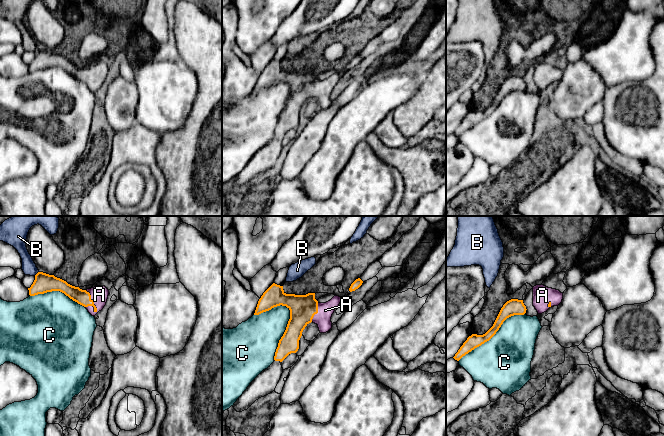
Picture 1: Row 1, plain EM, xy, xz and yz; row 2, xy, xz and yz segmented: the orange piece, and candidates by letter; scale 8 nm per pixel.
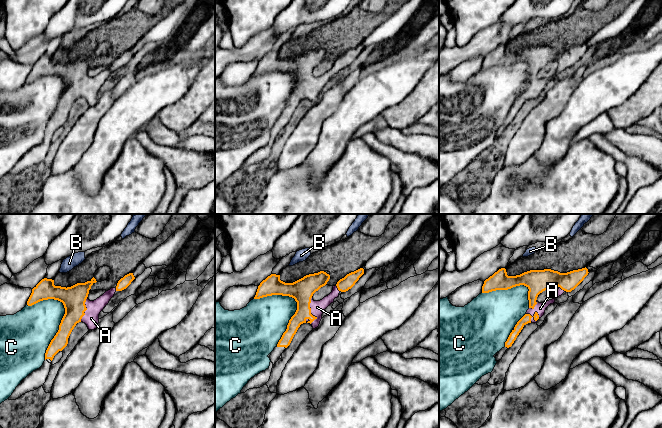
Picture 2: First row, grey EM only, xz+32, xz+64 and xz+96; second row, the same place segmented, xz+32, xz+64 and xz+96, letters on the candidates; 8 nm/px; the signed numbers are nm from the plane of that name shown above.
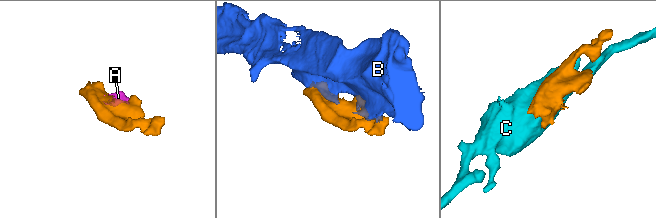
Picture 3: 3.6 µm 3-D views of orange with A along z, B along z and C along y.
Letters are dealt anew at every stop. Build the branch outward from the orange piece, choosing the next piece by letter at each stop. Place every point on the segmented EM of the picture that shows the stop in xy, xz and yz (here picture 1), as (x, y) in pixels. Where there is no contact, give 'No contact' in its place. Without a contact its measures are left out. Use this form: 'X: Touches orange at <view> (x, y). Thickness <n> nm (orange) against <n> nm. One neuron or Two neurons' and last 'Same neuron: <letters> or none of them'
A: Touches orange at xy (93, 301). Thickness 120 nm (orange) against 140 nm. One neuron
B: Touches orange at xy (37, 273). Thickness 160 nm (orange) against 110 nm. Two neurons
C: Touches orange at xz (285, 331). Thickness 220 nm (orange) against 360 nm. Two neurons
Same neuron: A

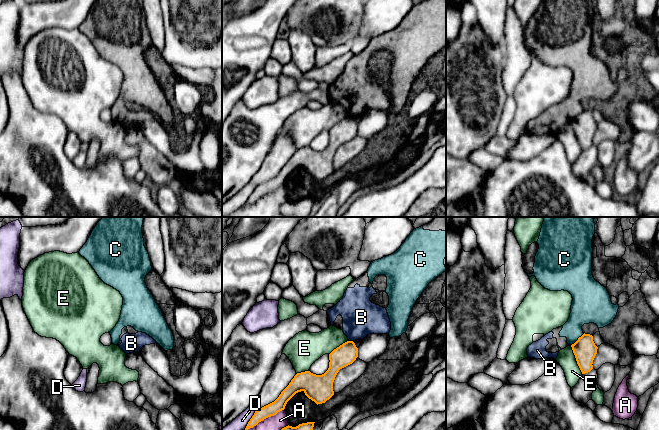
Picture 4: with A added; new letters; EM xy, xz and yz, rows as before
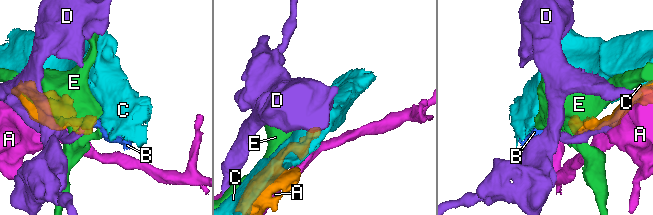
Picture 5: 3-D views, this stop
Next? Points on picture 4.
A: Touches orange at xz (265, 418). Thickness 100 nm (orange) against 120 nm. Two neurons
B: Touches orange at xz (351, 341). Thickness 170 nm (orange) against 300 nm. Two neurons
C: Touches orange at yz (578, 339). Thickness 190 nm (orange) against 240 nm. Two neurons
D: Touches orange at xz (250, 420). Thickness 100 nm (orange) against 110 nm. Two neurons
E: Touches orange at yz (576, 360). Thickness 190 nm (orange) against 140 nm. Two neurons
Same neuron: none of them

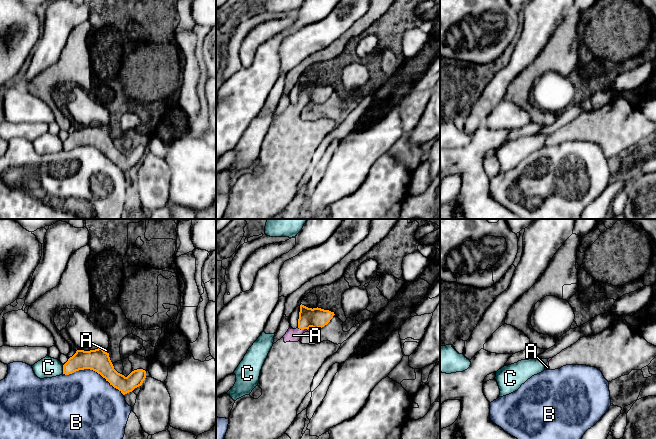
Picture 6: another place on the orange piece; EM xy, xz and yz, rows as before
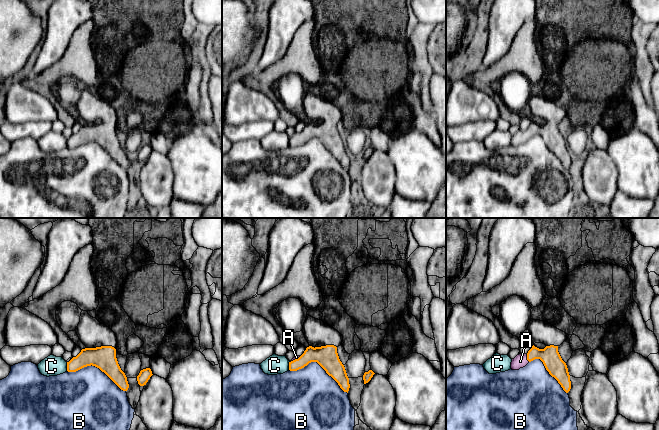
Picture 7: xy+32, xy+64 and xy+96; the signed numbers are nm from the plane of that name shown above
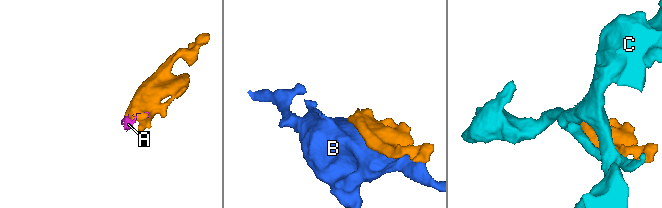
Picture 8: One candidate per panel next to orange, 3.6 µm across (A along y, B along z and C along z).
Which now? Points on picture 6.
A: Touches orange at xz (303, 329). Thickness 160 nm (orange) against 110 nm. One neuron
B: Touches orange at xy (93, 370). Thickness 180 nm (orange) against 460 nm. Two neurons
C: Touches orange at xy (63, 369). Thickness 150 nm (orange) against 170 nm. Two neurons
Same neuron: A

